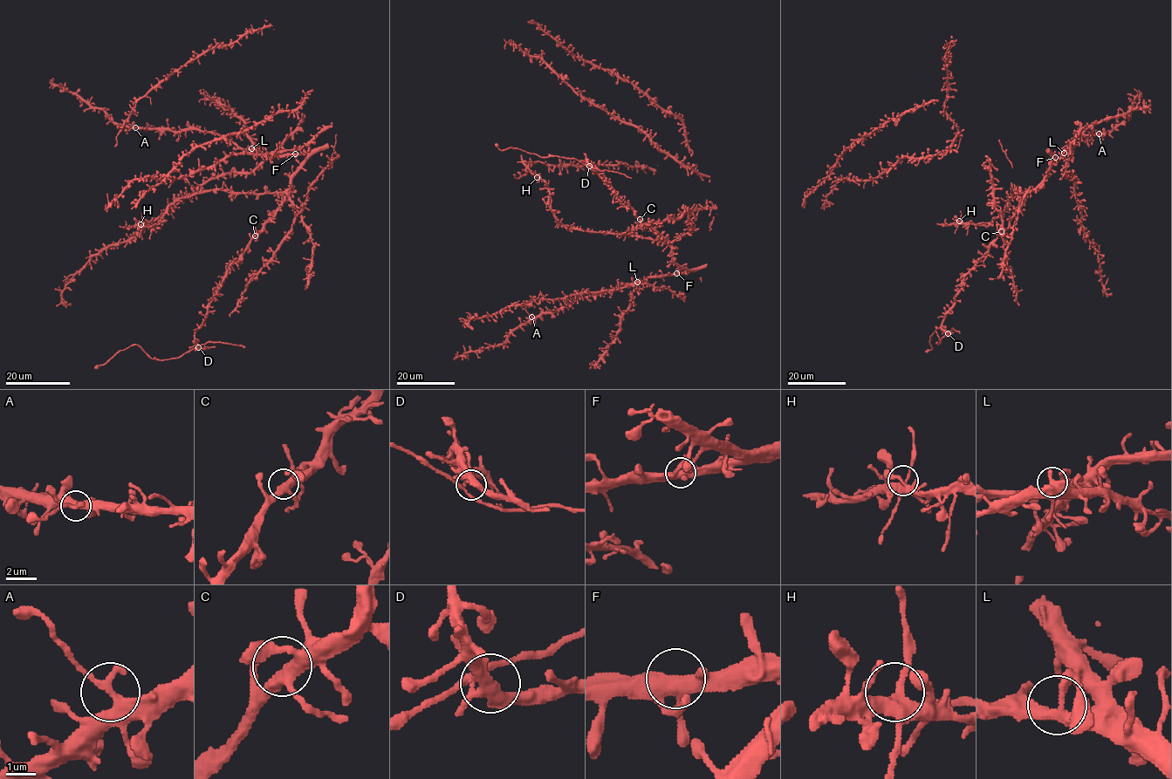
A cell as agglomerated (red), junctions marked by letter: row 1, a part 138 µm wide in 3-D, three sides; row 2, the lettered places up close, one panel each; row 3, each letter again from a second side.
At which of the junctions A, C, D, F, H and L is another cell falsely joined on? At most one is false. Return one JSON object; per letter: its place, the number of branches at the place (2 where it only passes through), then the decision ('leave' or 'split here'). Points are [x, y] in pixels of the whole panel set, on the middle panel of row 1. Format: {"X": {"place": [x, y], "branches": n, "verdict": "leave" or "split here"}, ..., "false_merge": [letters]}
{"A": {"place": [531, 317], "branches": 4, "verdict": "split here"}, "C": {"place": [640, 219], "branches": 4, "verdict": "leave"}, "D": {"place": [589, 166], "branches": 4, "verdict": "leave"}, "F": {"place": [676, 273], "branches": 4, "verdict": "leave"}, "H": {"place": [537, 177], "branches": 4, "verdict": "leave"}, "L": {"place": [637, 282], "branches": 4, "verdict": "leave"}, "false_merge": ["A"]}

